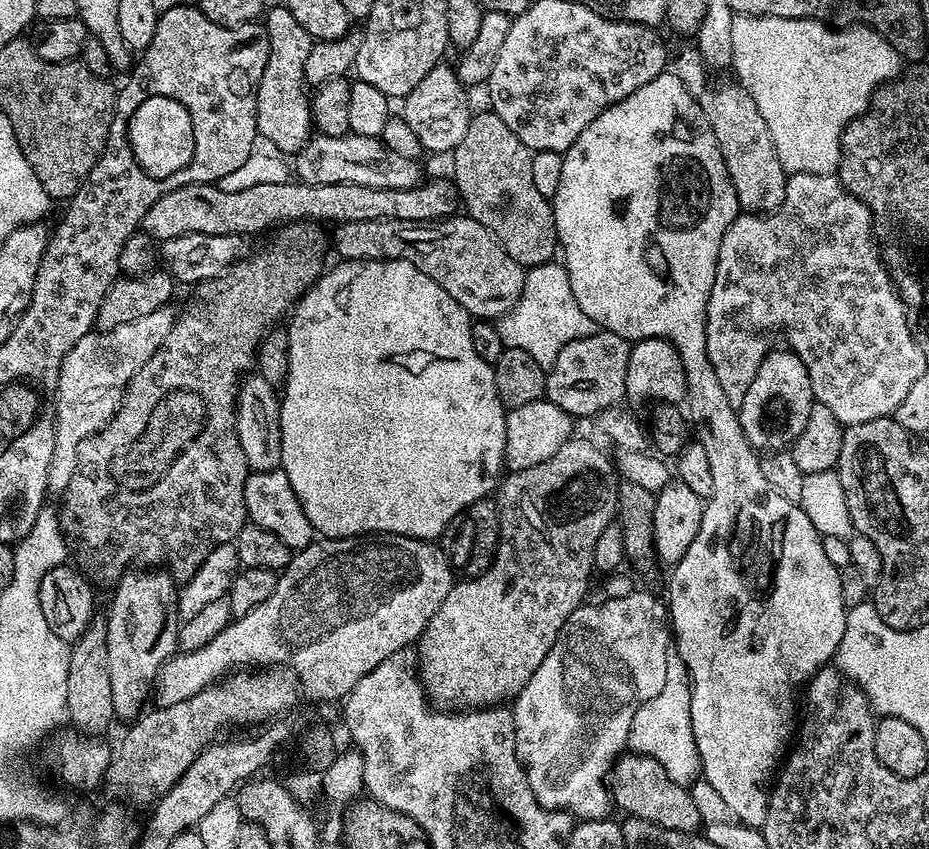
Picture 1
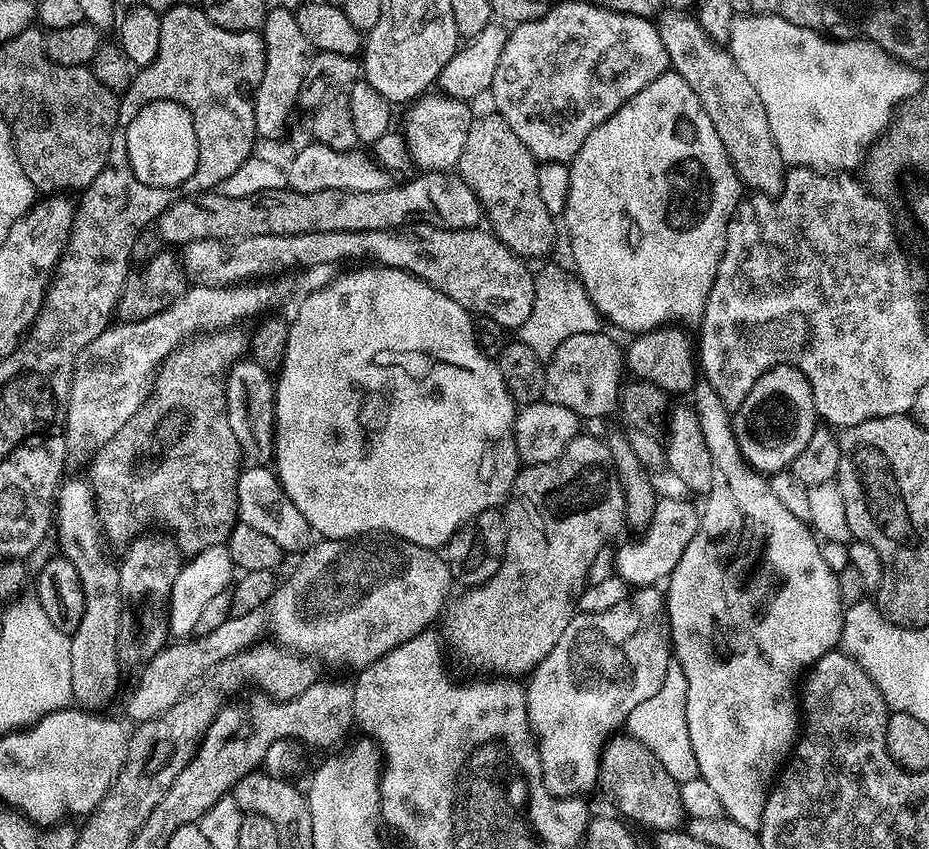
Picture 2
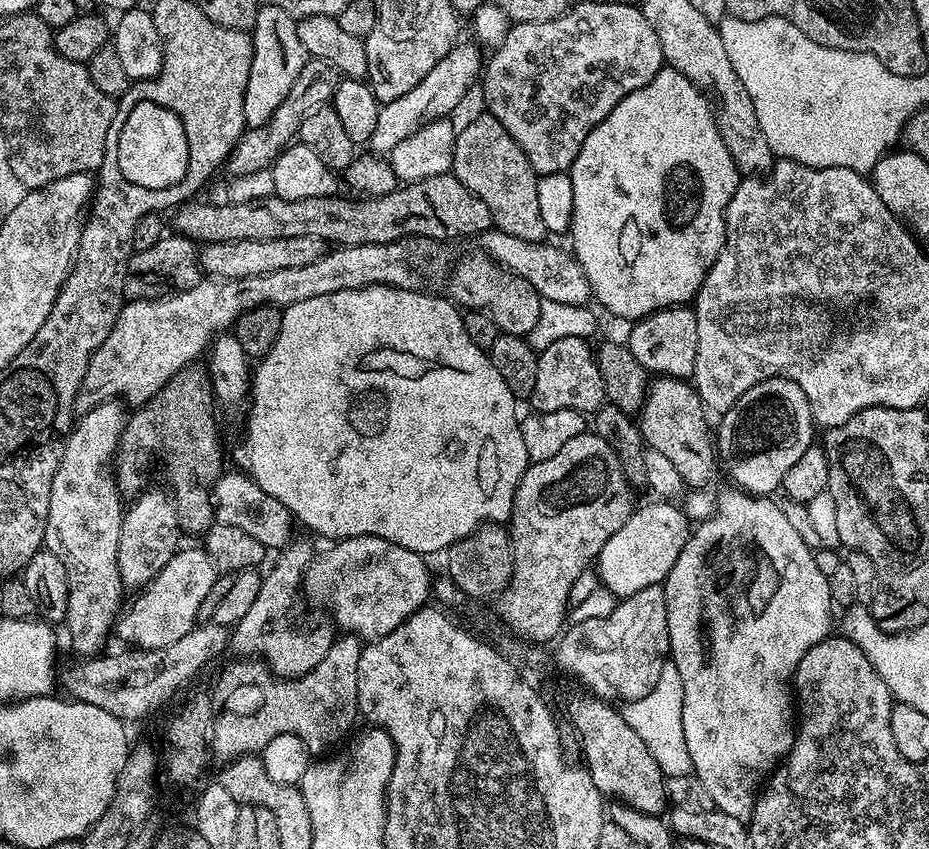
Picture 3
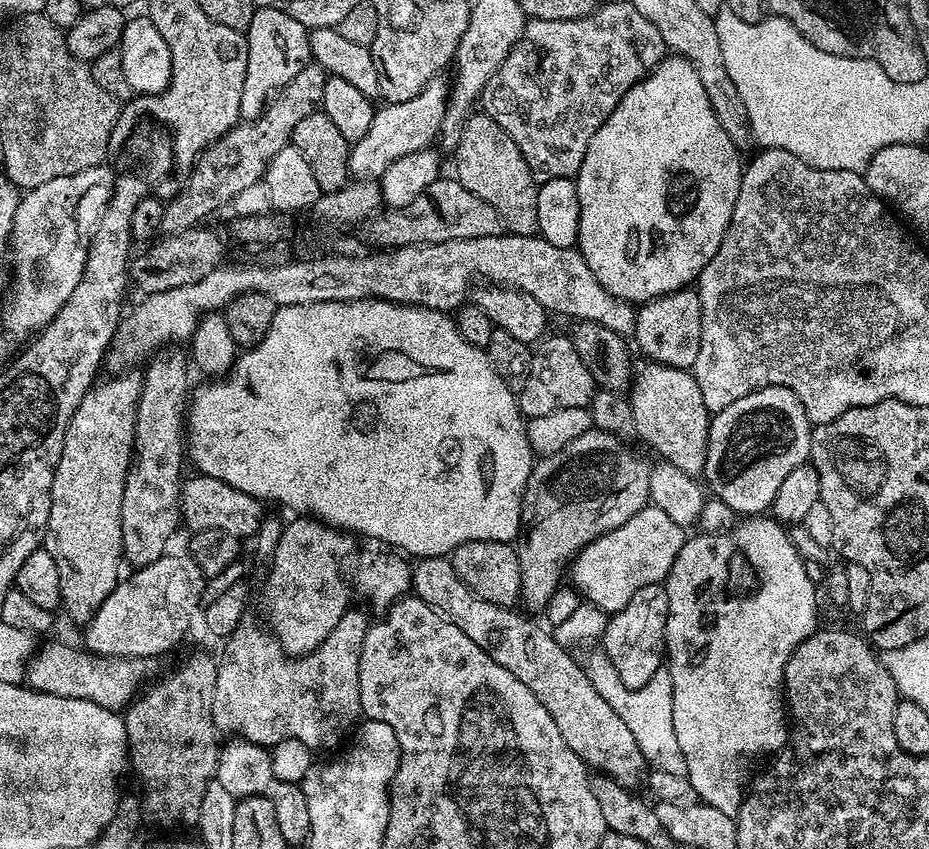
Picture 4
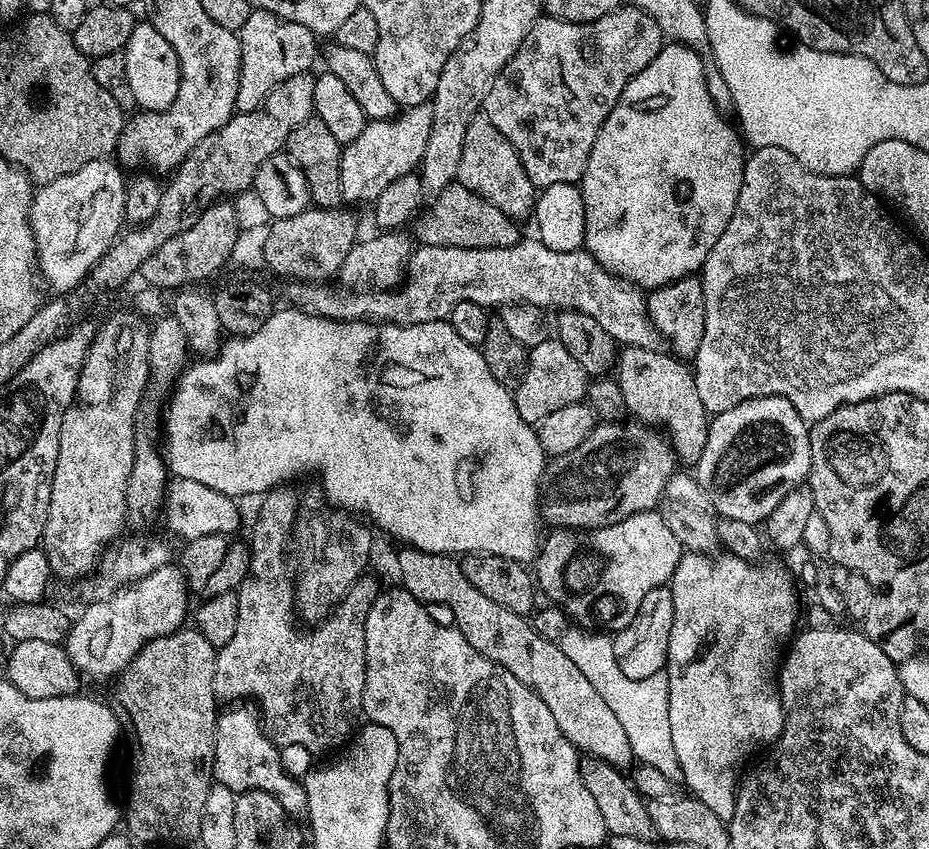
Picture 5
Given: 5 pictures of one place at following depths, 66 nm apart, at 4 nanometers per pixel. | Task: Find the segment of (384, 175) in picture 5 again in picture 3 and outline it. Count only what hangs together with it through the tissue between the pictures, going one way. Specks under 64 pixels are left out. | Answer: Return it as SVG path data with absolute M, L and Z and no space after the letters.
M458 42L454 45L453 48L448 51L448 56L442 58L442 62L438 62L438 66L434 66L434 70L430 70L430 74L426 74L426 78L422 78L422 82L418 82L418 86L414 86L414 90L406 90L406 94L402 94L402 98L394 98L394 102L381 104L378 123L374 126L374 134L370 141L370 148L373 153L390 154L398 142L410 138L422 125L427 124L429 120L441 120L451 117L453 115L451 112L463 102L464 95L466 95L475 84L477 87L478 81L482 76L482 60L480 64L481 49L472 42L463 44L464 43Z

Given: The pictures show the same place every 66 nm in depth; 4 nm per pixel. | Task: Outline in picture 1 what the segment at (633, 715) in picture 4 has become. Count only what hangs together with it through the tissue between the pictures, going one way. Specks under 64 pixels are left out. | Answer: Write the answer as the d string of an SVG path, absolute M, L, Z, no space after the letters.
M669 655L666 666L666 682L654 698L644 701L634 714L634 722L630 726L627 747L633 753L654 758L666 770L666 774L674 782L685 786L701 775L700 755L694 742L694 730L690 722L690 698L692 685L688 678L688 668L678 655Z

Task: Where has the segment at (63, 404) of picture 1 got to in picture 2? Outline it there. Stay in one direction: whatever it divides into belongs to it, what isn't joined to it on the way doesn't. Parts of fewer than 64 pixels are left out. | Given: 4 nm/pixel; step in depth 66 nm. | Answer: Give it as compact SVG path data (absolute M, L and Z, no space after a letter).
M276 278L231 286L192 286L161 312L141 320L113 323L76 356L66 397L67 431L96 428L97 433L103 434L108 428L119 428L144 403L145 393L140 392L140 387L149 383L154 370L185 338L231 327L235 320L252 316L261 309L261 312L275 309L272 307L291 292L290 281L276 281Z

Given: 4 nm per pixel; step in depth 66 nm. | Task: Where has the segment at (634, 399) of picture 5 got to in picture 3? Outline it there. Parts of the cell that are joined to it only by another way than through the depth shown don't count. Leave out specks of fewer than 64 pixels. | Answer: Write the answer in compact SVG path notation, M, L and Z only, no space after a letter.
M661 376L651 381L648 397L638 413L640 432L645 445L667 459L678 471L687 487L698 490L705 487L716 466L714 438L708 430L709 413L706 411L695 387L688 380Z

